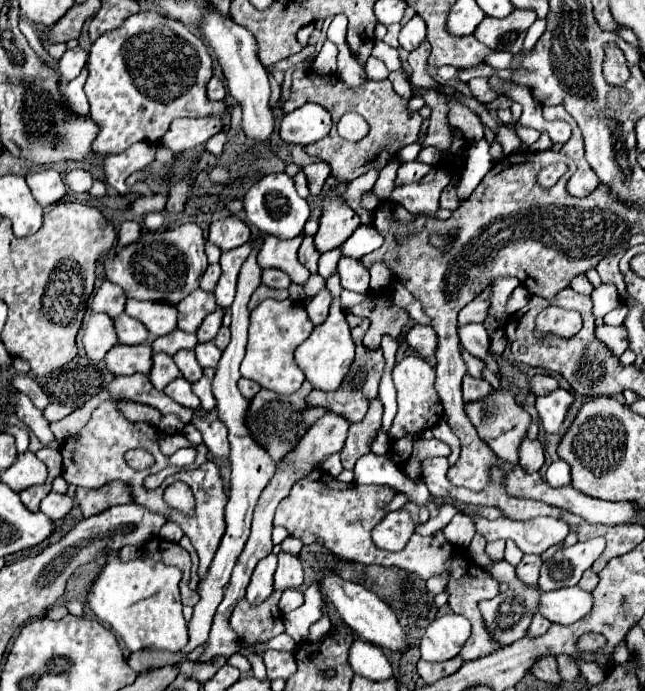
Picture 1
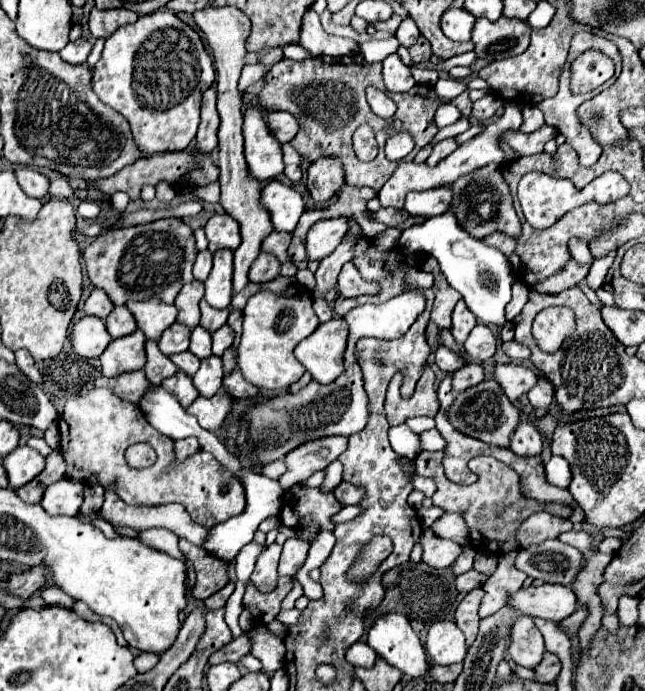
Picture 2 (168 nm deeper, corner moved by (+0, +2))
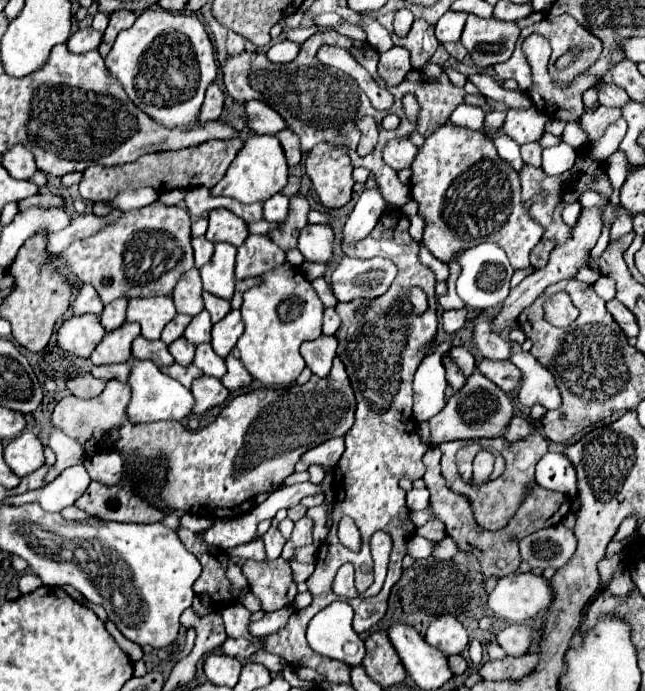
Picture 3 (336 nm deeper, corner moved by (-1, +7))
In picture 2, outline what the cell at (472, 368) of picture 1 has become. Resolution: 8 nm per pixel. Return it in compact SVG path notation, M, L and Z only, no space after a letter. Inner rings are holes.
M458 301L454 313L452 313L452 335L458 341L458 345L462 345L468 337L468 333L474 329L476 325L476 317L472 311L468 311L468 307L464 305L464 301Z

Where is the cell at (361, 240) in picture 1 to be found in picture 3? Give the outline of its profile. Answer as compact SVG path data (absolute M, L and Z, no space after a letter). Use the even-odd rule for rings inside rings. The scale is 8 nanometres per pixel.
M319 336L317 340L305 342L301 346L301 356L307 362L307 368L323 378L331 372L335 350L337 350L335 336Z

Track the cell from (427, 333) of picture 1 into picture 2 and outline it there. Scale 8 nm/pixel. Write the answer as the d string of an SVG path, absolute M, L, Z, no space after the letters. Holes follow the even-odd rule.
M438 345L438 349L436 349L436 365L438 365L442 371L448 373L448 371L460 369L460 367L464 365L464 361L462 361L462 359L456 359L456 353L450 351L448 347Z

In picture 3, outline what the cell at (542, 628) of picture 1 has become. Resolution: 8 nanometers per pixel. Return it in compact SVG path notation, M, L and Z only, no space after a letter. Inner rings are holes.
M511 624L505 626L501 632L497 632L495 642L509 654L509 656L521 656L529 650L531 644L531 630L523 624Z

